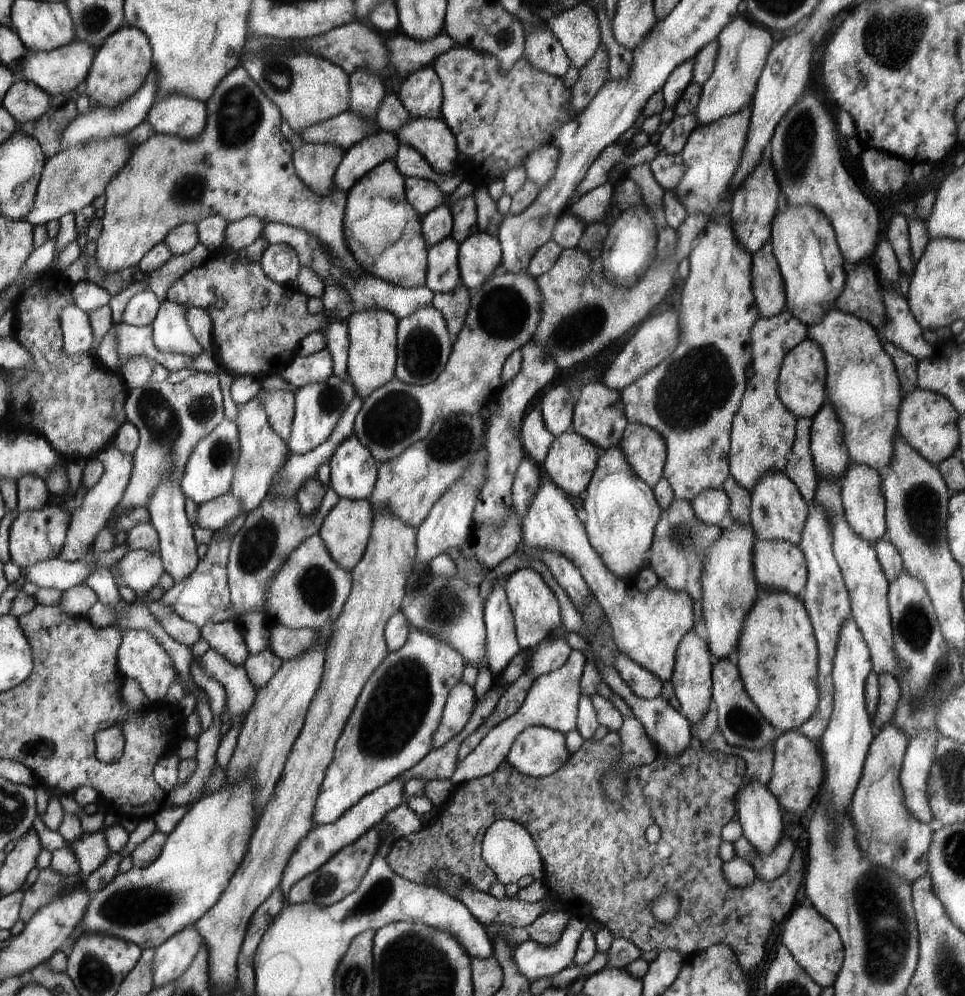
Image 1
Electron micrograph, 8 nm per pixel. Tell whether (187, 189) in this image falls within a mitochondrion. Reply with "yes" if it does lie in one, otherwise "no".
yes

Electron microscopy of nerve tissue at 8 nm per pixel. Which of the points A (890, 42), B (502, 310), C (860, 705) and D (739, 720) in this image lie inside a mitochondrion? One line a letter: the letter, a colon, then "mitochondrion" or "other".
A: mitochondrion
B: mitochondrion
C: other
D: mitochondrion

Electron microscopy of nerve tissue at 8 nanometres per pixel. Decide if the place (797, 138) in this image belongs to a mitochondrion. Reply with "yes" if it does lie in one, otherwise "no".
yes

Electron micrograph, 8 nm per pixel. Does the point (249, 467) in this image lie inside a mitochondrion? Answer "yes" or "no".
yes

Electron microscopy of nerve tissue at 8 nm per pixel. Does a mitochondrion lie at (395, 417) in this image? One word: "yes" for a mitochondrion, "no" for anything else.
yes

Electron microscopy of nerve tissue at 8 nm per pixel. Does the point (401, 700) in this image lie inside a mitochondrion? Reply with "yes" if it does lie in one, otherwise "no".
yes

